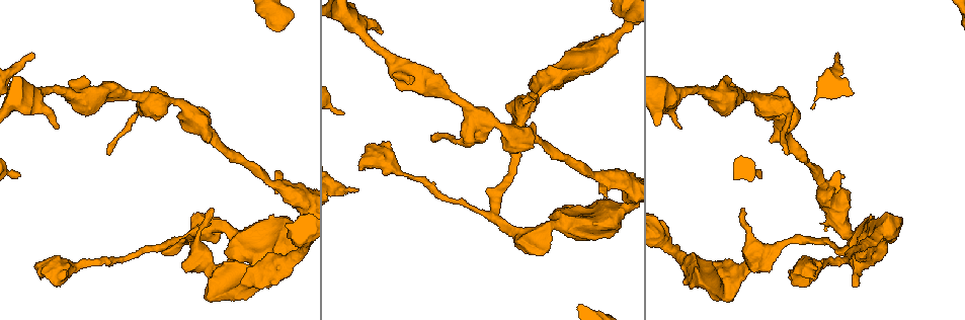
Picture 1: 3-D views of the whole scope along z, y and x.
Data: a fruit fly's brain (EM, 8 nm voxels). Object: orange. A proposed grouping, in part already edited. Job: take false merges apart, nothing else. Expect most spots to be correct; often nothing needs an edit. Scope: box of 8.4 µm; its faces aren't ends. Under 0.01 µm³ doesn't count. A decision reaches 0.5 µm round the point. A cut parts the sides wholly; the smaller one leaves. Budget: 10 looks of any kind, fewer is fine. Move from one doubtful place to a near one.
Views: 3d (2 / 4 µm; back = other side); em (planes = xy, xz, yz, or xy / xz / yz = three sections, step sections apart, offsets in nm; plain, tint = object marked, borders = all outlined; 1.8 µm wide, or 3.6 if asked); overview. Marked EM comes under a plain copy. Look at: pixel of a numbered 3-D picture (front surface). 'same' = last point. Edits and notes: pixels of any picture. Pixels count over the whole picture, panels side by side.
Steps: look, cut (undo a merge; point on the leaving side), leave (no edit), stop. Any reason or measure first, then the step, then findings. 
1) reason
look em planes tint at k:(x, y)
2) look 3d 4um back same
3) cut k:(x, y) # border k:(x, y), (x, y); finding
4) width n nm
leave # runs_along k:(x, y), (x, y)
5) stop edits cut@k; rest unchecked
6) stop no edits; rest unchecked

three-way junction
look 3d 2um at 1:(865, 243)

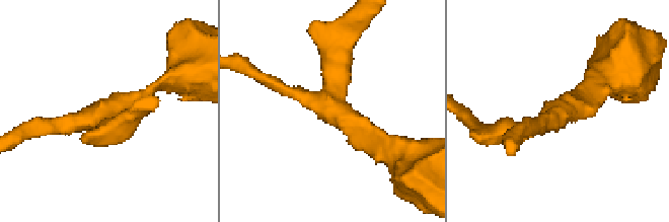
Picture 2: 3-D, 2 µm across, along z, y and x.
look em planes tint at 2:(105, 113)

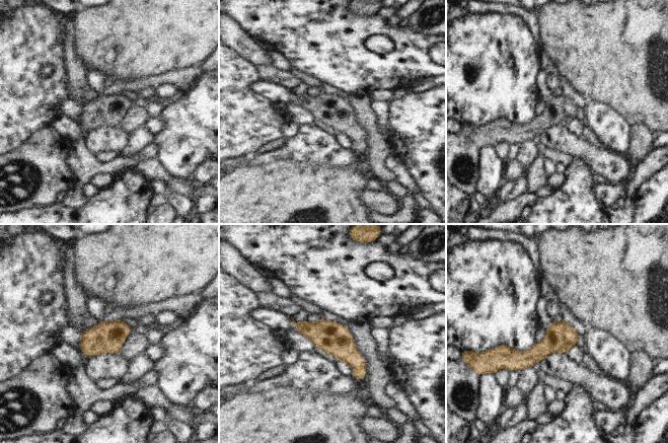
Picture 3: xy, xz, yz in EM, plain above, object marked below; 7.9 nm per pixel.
leave # runs_along 3:(299, 324), (328, 336), (360, 377); one neuron here

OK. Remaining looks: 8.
abrupt turn
look 3d 2um at 1:(560, 224)

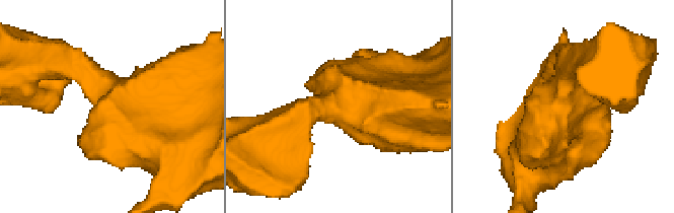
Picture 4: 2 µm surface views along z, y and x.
look em planes tint at 4:(119, 98)

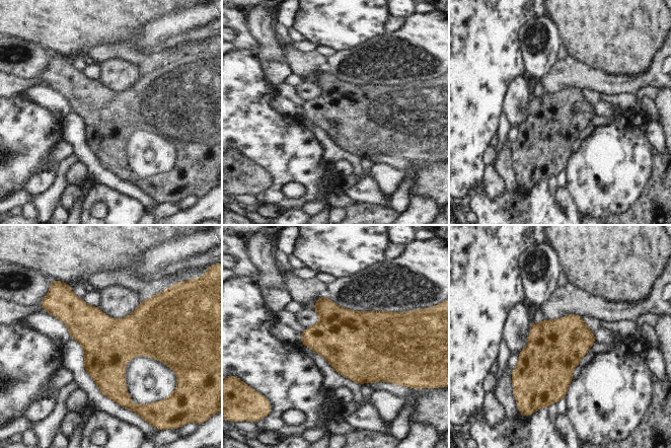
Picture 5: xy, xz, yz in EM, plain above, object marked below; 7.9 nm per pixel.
leave # all the same neuron

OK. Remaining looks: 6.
two arms in line, one across
look em planes tint at 1:(485, 117)

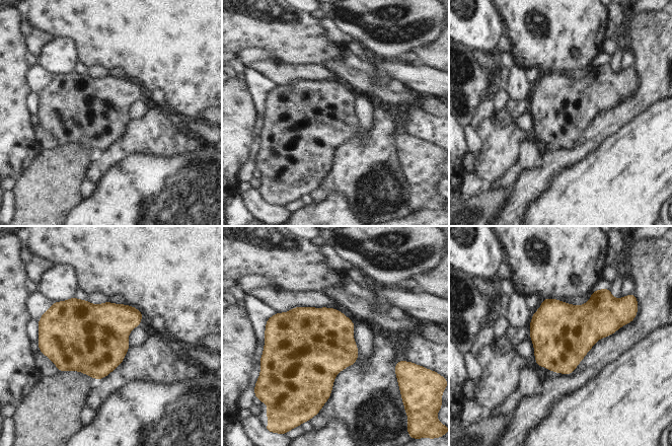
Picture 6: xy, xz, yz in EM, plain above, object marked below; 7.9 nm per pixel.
leave # one neuron here

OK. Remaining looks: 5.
abrupt turn
look 3d 2um at 1:(28, 100)

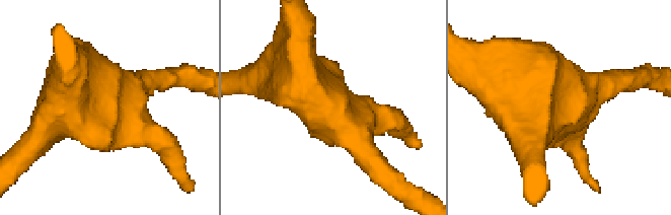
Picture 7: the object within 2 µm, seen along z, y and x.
look em planes borders at 7:(561, 105)

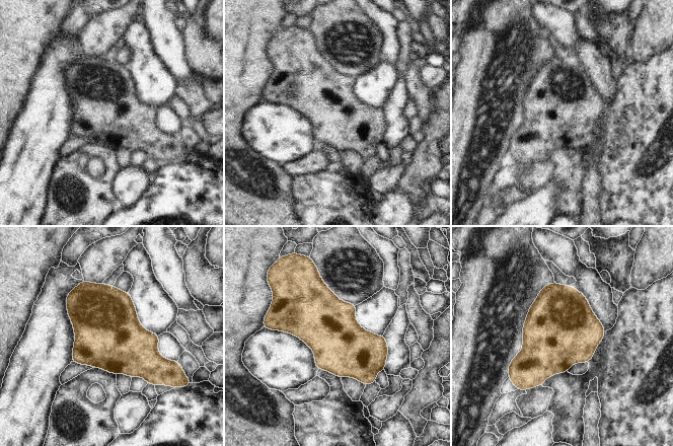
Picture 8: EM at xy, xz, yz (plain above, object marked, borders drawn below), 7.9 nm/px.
leave # all the same neuron

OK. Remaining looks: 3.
stop no edits; rest unchecked

